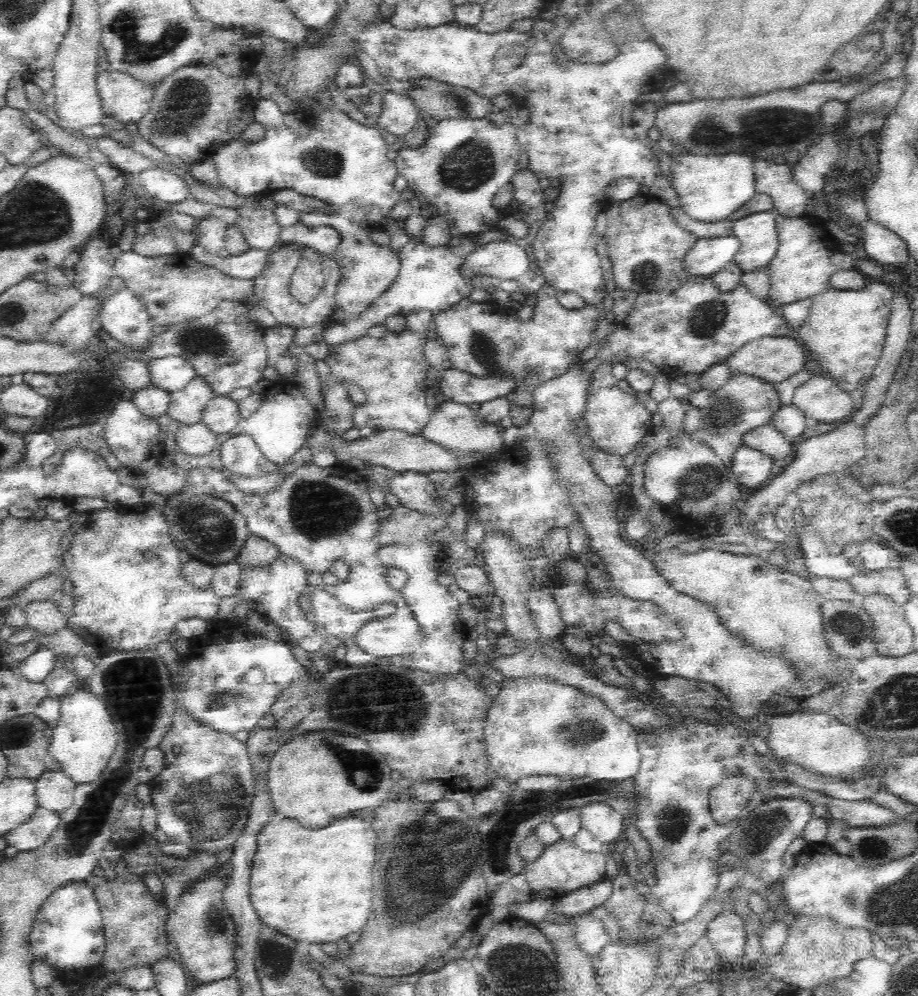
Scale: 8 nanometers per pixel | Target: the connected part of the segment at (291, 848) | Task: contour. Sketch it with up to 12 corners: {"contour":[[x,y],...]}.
{"contour":[[354,816],[257,836],[250,900],[296,943],[372,912],[376,836]]}

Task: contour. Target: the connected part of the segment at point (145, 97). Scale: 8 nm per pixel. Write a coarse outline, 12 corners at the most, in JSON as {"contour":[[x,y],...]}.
{"contour":[[100,69],[96,89],[105,116],[138,123],[154,85]]}

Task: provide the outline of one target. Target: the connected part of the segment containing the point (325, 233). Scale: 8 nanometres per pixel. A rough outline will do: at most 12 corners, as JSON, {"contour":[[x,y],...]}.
{"contour":[[300,221],[282,227],[279,240],[334,257],[341,241],[332,227]]}

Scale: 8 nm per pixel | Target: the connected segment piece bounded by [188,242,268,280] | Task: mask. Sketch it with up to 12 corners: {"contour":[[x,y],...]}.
{"contour":[[197,242],[192,258],[233,278],[253,280],[265,268],[267,251],[212,254]]}

